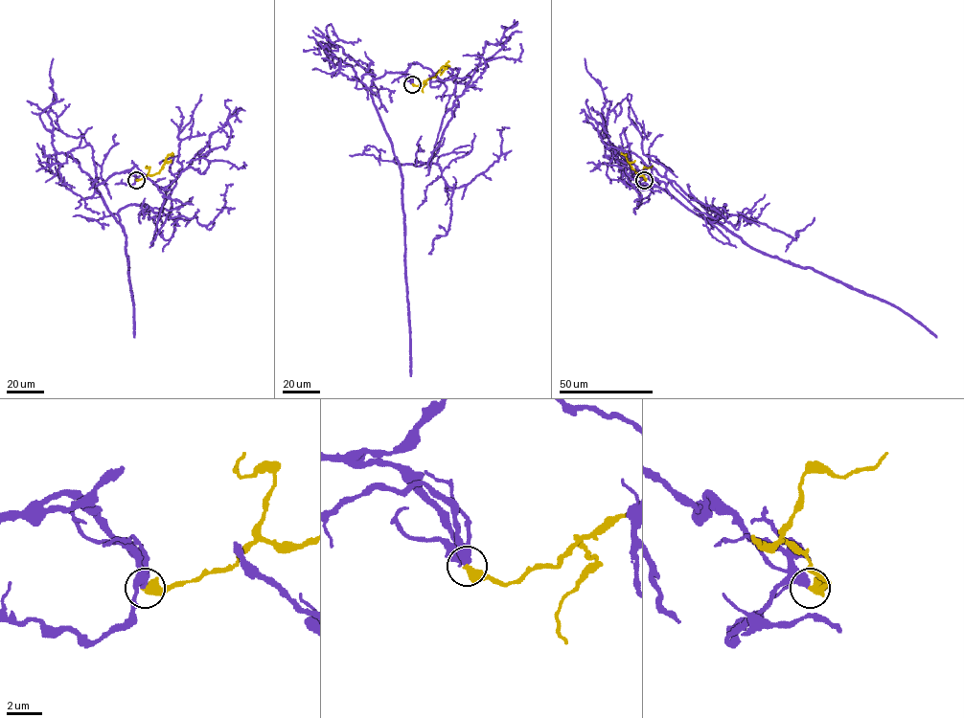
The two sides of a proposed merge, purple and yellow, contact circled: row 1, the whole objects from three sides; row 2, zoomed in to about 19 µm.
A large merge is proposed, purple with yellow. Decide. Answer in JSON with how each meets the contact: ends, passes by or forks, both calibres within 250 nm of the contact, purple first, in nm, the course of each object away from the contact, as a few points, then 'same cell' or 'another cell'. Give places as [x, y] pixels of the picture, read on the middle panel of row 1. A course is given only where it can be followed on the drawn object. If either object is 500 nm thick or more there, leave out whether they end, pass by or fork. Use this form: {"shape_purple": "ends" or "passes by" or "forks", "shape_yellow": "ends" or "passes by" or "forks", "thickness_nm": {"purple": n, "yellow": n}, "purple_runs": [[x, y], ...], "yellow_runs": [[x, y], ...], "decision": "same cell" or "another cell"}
{"thickness_nm": {"purple": 480, "yellow": 500}, "purple_runs": [[412, 83], [386, 72], [372, 81], [372, 98], [394, 161], [423, 165], [485, 42], [498, 43], [508, 28]], "yellow_runs": [[412, 84], [418, 85], [434, 77], [448, 60]], "decision": "same cell"}

